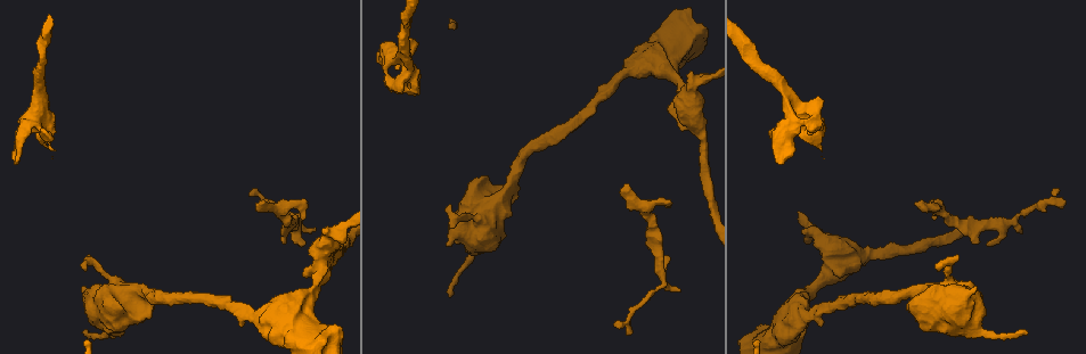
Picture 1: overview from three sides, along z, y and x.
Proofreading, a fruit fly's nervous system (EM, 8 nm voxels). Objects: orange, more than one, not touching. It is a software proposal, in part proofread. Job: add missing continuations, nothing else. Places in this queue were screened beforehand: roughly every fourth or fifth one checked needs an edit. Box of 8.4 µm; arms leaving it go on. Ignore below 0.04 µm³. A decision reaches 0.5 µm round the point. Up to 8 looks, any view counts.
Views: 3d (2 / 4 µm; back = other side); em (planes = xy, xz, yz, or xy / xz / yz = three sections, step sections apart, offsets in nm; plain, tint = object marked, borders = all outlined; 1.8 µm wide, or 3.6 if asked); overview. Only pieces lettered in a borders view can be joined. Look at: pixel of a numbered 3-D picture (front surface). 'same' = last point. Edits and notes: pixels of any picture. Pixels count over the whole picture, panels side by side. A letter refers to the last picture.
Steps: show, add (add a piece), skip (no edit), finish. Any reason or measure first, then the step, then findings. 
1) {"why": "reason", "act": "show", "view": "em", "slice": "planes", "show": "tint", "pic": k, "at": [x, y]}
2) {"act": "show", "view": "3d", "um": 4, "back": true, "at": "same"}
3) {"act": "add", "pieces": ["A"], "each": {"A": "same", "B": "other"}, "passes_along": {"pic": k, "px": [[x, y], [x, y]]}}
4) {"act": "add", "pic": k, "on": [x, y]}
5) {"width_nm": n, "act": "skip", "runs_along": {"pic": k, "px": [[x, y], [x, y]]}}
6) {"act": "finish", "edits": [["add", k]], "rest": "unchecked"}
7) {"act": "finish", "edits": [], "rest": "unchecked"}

{"why": "branch stops here", "act": "show", "view": "em", "slice": "planes", "show": "borders", "pic": 1, "at": [378, 50]}

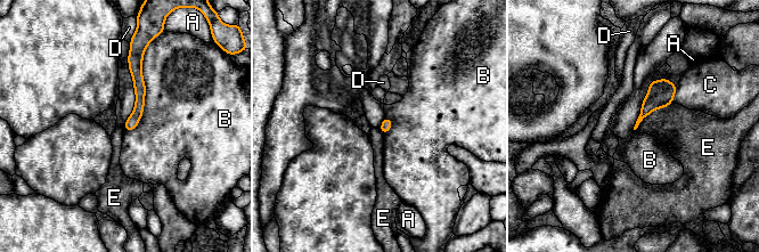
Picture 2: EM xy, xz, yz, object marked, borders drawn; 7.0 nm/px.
{"longest_contact_nm": ["B", 600], "act": "skip", "each": {"A": "other", "B": "other", "C": "other", "D": "other", "E": "other"}, "found": "no lettered piece goes on from it"}

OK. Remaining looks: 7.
{"why": "thin end", "act": "show", "view": "em", "slice": "xz", "step": 8, "show": "borders", "pic": 1, "at": [450, 205]}

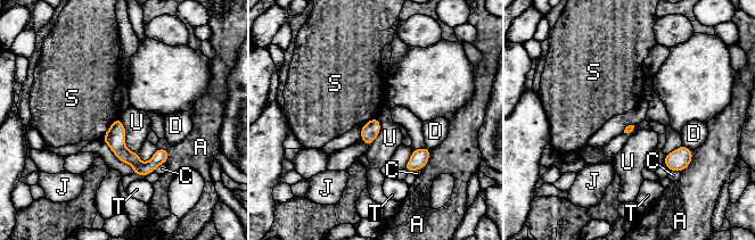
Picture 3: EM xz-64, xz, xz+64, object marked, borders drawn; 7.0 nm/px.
{"why": "cut it another way", "act": "show", "view": "em", "slice": "planes", "show": "borders", "at": "same"}

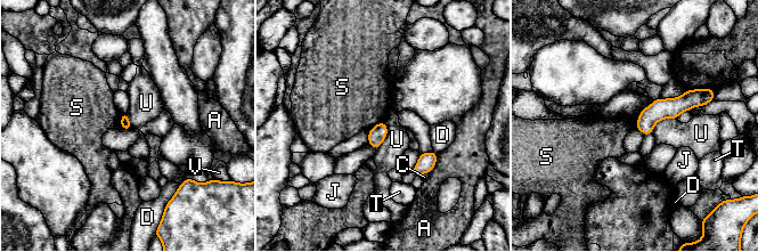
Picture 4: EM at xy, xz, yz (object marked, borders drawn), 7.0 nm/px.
{"act": "skip", "each": {"A": "other", "C": "other", "D": "other", "J": "other", "S": "other", "T": "other", "U": "other", "V": "other"}, "border": {"pic": 4, "px": [[676, 118], [659, 120], [651, 132]]}, "found": "none of them fits"}

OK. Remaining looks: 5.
{"why": "free end", "act": "show", "view": "3d", "um": 2, "pic": 1, "at": [628, 185]}

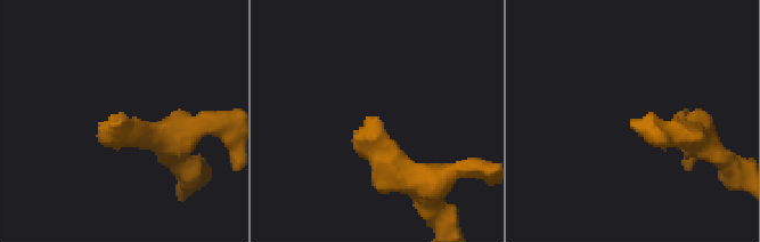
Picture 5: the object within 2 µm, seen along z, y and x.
{"why": "need the tissue", "act": "show", "view": "em", "um": 3.6, "slice": "planes", "show": "tint", "pic": 5, "at": [635, 119]}

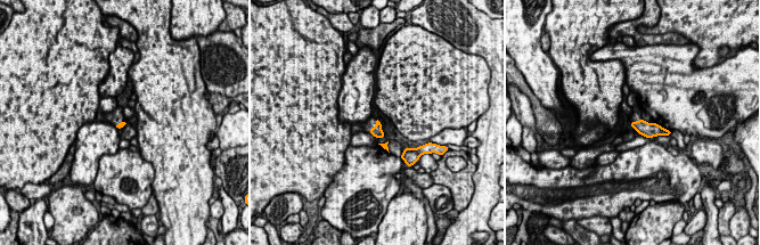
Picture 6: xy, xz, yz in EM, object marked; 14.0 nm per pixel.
{"why": "see the neighbours", "act": "show", "view": "em", "um": 3.6, "slice": "planes", "show": "borders", "at": "same"}

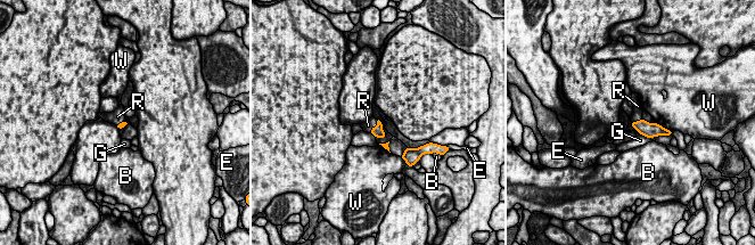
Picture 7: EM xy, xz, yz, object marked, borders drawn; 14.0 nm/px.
{"act": "add", "pieces": ["R"], "each": {"B": "other", "E": "other", "G": "other", "R": "same", "W": "other"}, "passes_along": {"pic": 7, "px": [[377, 131], [374, 127], [368, 125]]}, "found": "the neuron continues"}

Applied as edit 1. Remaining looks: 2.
{"act": "finish", "edits": [["add", 7]], "rest": "unchecked"}

